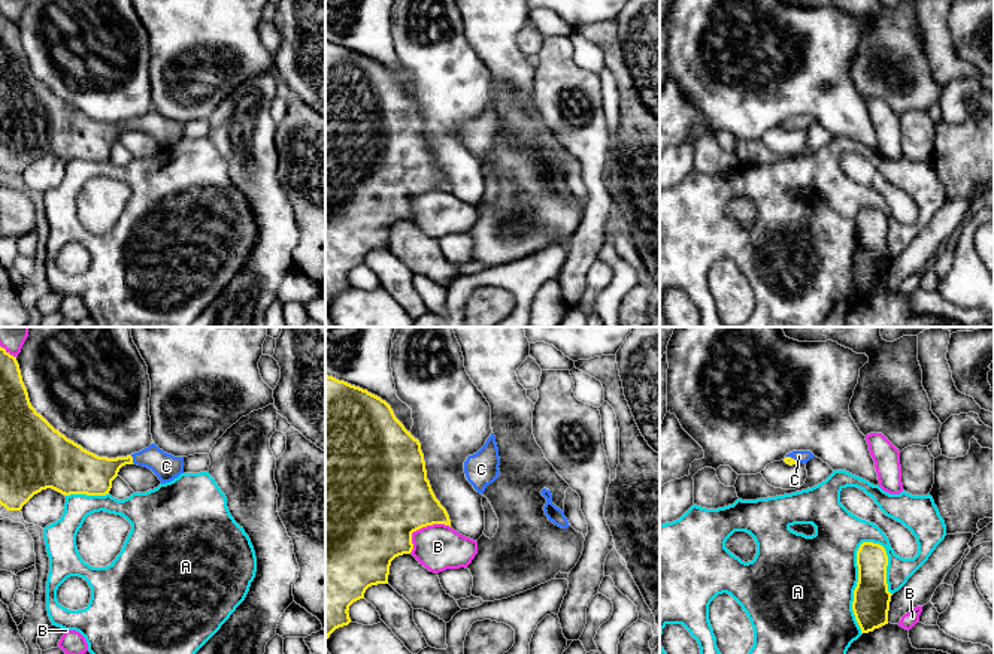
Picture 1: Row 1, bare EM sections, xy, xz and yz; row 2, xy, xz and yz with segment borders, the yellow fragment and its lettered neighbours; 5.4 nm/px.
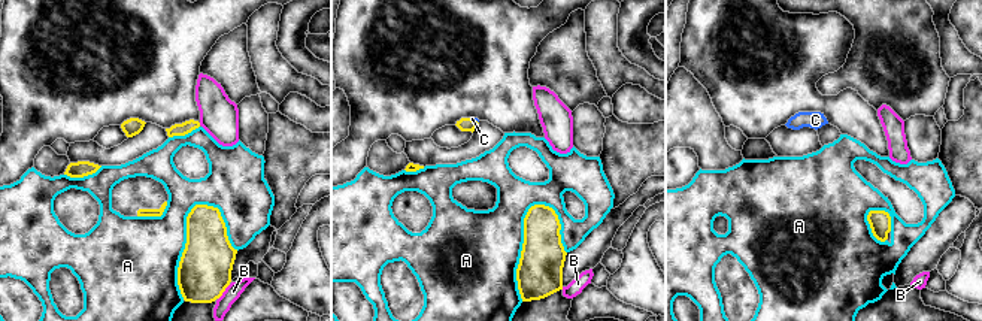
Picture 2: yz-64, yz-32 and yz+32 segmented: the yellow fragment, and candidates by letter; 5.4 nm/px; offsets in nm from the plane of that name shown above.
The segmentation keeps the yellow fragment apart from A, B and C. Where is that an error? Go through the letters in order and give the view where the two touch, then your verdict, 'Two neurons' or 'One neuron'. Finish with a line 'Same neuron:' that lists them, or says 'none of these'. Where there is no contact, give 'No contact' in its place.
A: Touches yellow in yz. Two neurons
B: Touches yellow in xz. Two neurons
C: Touches yellow in xy. One neuron
Same neuron: C

